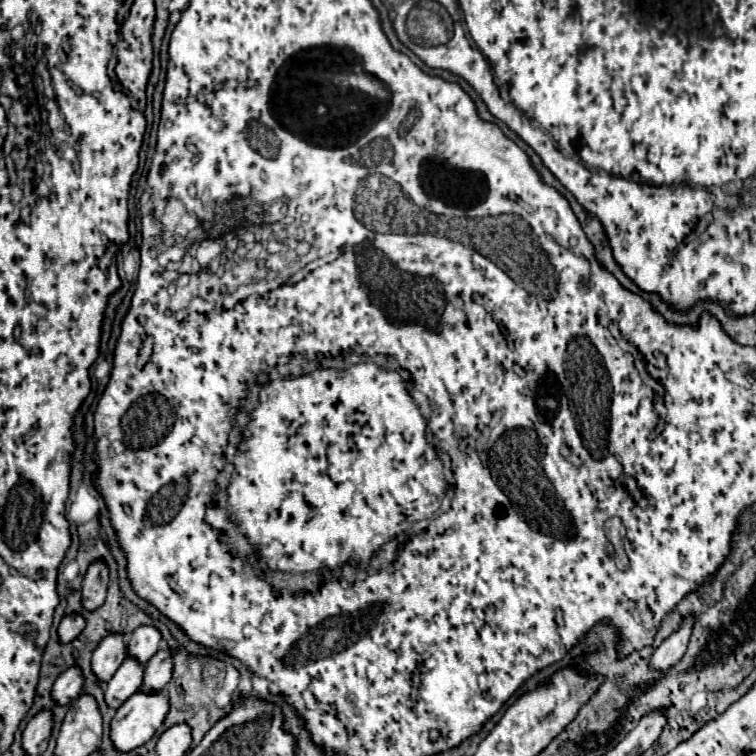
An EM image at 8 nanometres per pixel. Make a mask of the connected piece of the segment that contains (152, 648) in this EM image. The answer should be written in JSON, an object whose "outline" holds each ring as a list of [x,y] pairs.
{"outline":[[[140,625],[128,637],[128,655],[136,657],[140,663],[146,663],[160,647],[162,635],[154,625]]]}

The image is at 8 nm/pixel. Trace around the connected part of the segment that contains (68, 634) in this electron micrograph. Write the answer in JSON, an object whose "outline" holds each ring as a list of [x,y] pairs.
{"outline":[[[78,613],[66,615],[58,627],[58,635],[60,635],[60,643],[70,643],[74,637],[78,637],[82,633],[82,629],[86,627],[86,619]]]}

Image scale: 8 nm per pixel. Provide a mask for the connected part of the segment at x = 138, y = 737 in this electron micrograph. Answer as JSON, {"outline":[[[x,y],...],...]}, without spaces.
{"outline":[[[164,691],[158,693],[134,693],[128,701],[124,701],[114,719],[112,719],[112,741],[118,751],[132,751],[160,729],[166,713],[170,709],[168,697]]]}

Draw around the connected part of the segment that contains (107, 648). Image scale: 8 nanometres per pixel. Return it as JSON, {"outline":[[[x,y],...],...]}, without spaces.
{"outline":[[[110,633],[104,637],[92,655],[92,669],[96,677],[106,683],[118,671],[122,661],[126,659],[126,639],[124,633]]]}

